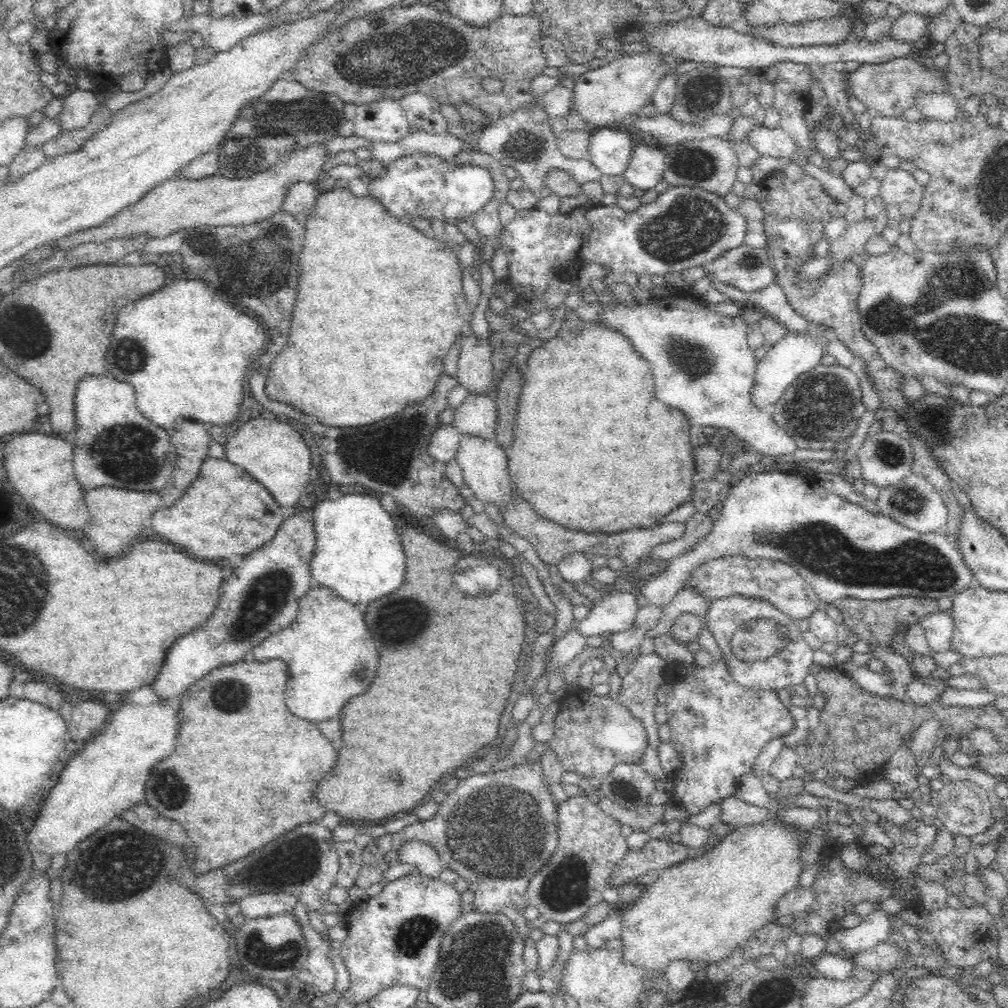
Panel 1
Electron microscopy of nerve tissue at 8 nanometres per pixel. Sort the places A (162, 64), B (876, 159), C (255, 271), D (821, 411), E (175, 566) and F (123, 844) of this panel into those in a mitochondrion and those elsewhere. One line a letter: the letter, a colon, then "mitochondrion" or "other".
A: other
B: other
C: mitochondrion
D: mitochondrion
E: other
F: mitochondrion

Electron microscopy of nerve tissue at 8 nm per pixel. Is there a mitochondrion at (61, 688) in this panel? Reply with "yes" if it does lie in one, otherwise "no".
no

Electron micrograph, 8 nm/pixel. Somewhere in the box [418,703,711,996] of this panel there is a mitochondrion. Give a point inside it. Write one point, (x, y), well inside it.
(499, 833)

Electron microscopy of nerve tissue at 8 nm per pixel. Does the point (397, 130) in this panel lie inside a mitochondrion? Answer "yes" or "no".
no

